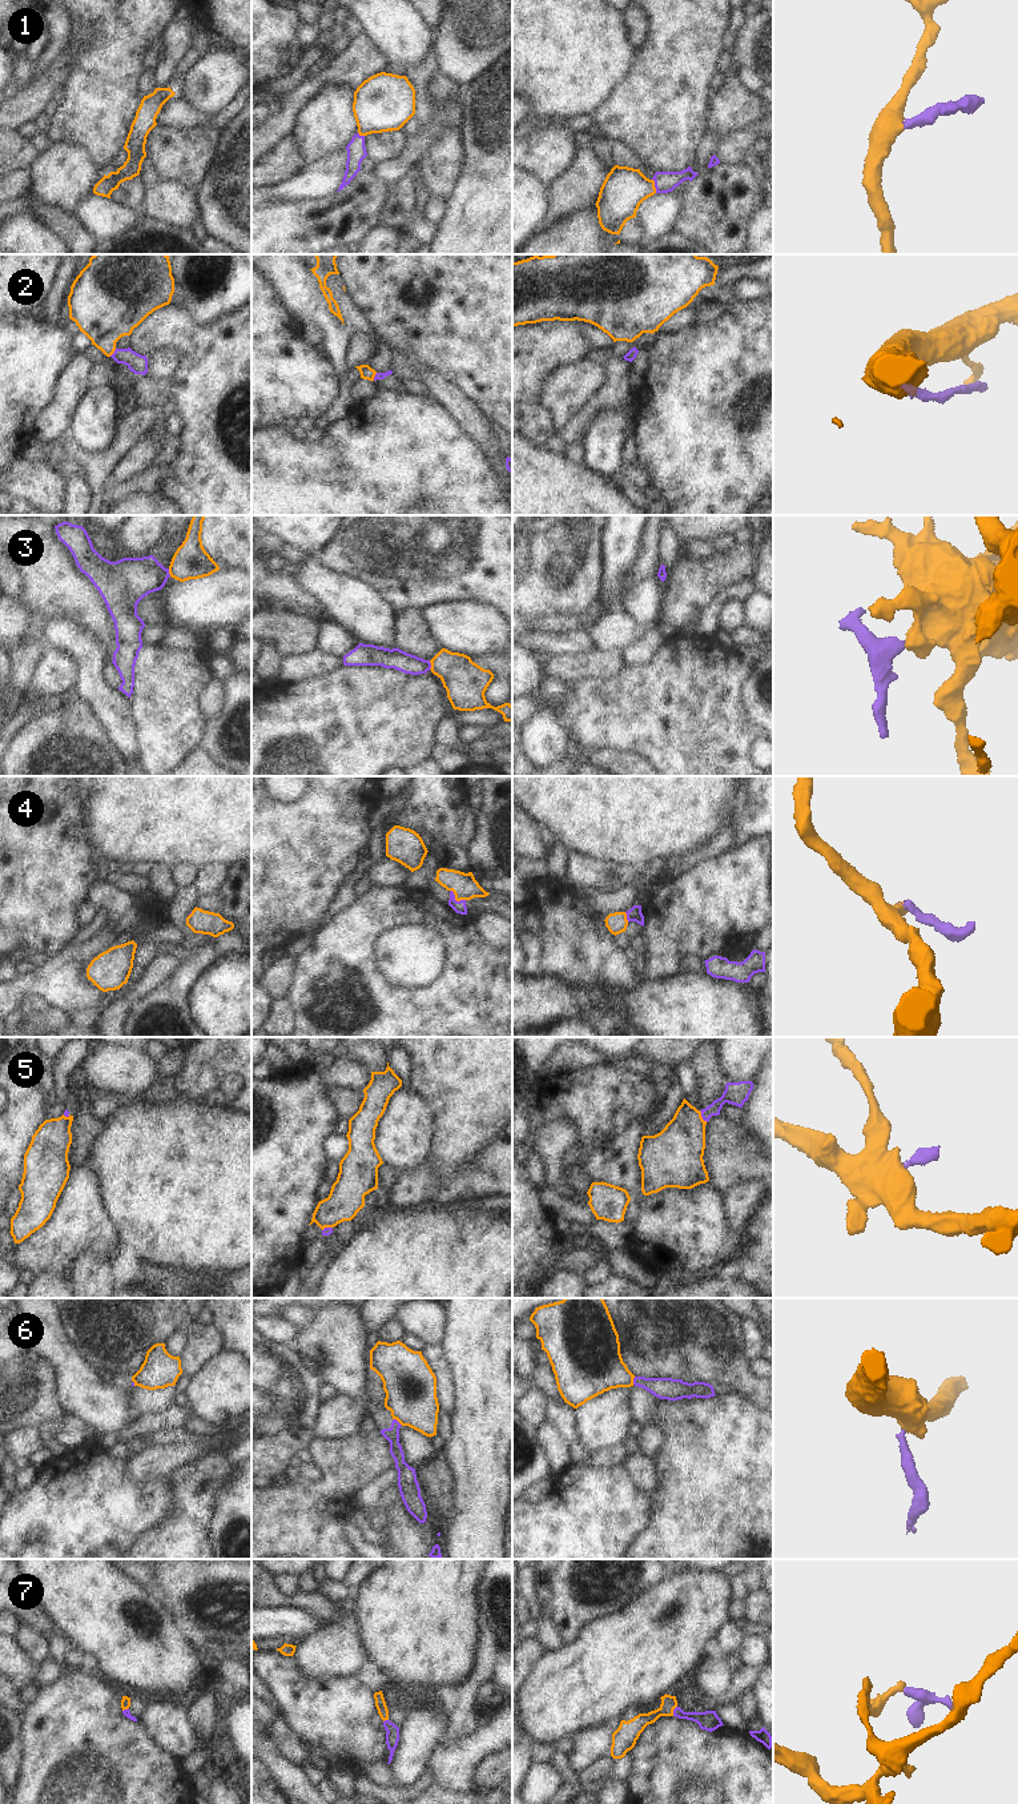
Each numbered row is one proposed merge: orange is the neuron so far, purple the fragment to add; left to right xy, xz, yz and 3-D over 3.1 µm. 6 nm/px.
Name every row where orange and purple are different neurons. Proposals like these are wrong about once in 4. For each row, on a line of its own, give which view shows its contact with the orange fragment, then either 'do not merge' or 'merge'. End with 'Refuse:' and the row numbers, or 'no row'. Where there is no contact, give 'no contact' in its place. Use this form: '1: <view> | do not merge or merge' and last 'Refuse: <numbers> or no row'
1: yz | merge
2: xy | merge
3: xz | do not merge
4: xz | merge
5: yz | do not merge
6: xz | do not merge
7: yz | merge
Refuse: 3, 5, 6

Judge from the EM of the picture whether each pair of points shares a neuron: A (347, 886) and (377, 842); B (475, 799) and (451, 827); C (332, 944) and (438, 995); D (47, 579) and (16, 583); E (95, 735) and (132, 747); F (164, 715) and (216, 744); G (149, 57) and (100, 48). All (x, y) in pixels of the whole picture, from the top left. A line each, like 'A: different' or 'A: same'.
A: same
B: different
C: same
D: different
E: different
F: different
G: different

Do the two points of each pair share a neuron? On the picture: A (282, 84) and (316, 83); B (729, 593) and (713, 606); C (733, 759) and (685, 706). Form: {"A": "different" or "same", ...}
{"A": "different", "B": "same", "C": "same"}

